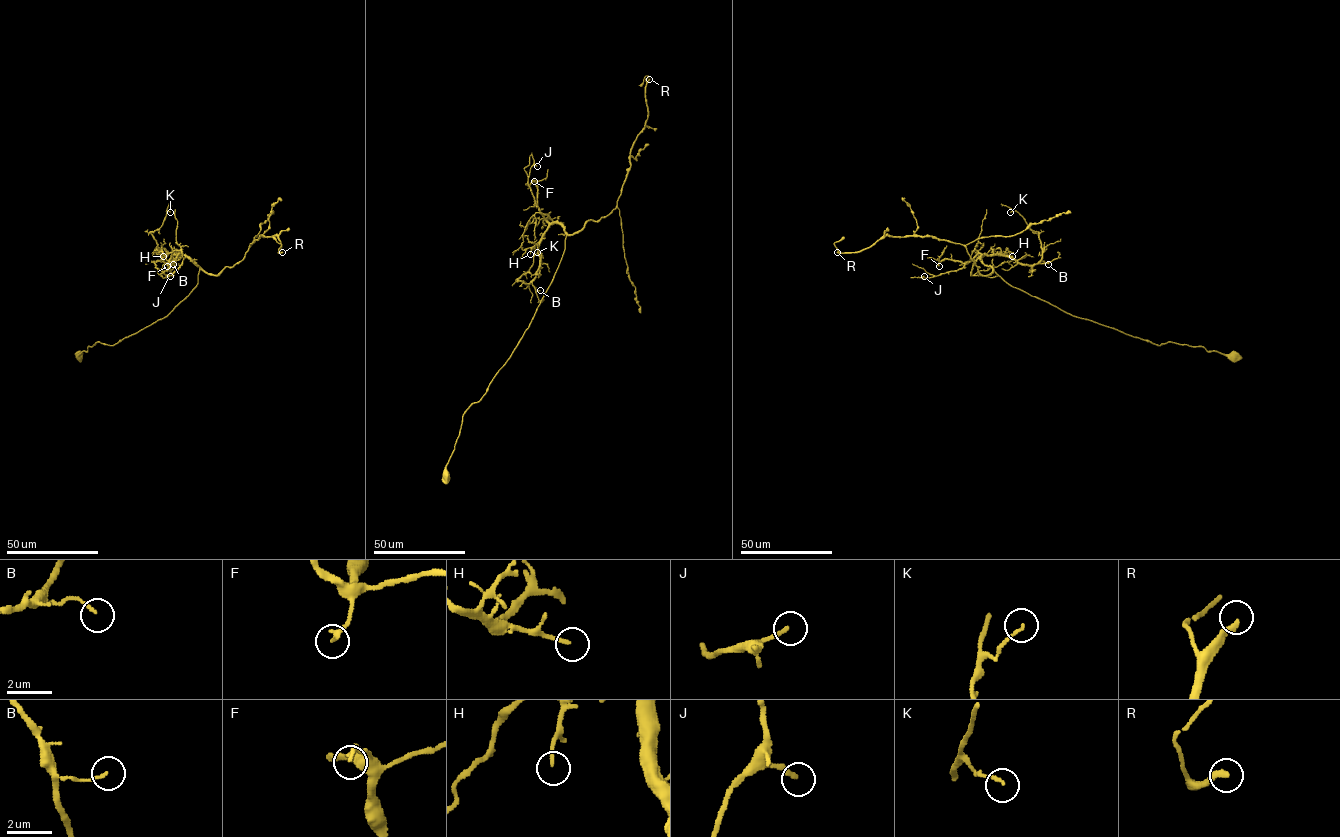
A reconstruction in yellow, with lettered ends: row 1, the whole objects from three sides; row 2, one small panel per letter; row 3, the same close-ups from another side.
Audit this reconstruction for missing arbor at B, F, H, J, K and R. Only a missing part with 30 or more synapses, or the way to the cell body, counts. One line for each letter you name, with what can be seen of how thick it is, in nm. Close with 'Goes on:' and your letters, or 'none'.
R: 260 nm
Goes on: R

